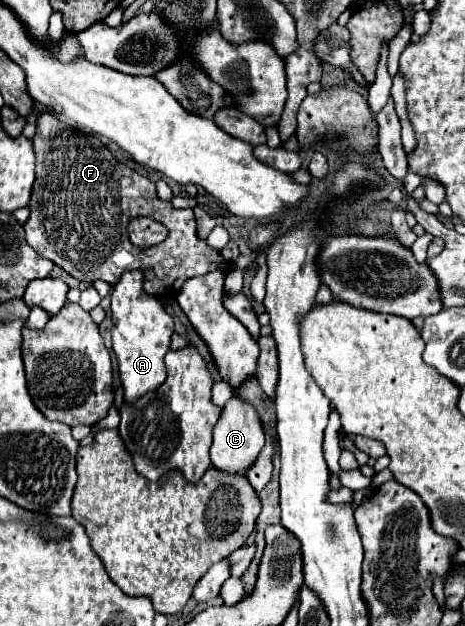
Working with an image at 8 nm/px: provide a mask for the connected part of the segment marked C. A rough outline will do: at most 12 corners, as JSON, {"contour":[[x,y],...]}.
{"contour":[[228,400],[210,448],[212,468],[246,476],[266,442],[256,410]]}

